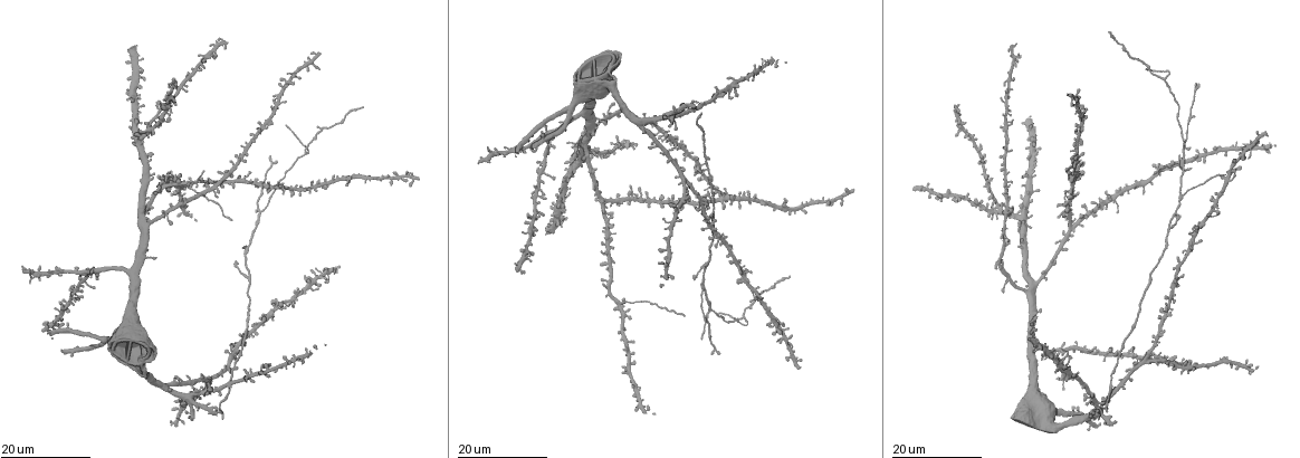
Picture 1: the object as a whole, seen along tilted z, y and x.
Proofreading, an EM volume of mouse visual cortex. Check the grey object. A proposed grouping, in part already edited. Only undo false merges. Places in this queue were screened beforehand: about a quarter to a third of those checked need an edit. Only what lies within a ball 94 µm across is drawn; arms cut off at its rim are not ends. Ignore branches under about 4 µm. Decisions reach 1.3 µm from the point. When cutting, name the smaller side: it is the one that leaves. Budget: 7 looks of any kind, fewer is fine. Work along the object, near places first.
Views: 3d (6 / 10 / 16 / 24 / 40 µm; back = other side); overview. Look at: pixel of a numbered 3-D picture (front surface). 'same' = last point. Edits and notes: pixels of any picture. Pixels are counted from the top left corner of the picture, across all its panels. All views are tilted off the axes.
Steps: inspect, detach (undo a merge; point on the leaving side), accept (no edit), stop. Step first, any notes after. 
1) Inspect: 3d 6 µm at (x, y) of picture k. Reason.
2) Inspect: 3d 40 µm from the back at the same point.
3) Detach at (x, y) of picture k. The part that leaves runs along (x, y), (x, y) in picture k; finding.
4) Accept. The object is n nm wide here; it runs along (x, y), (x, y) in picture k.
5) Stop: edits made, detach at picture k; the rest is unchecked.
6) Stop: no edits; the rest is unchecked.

Inspect: 3d 16 µm at (1182, 196) of picture 1. Two arms in line, one across.

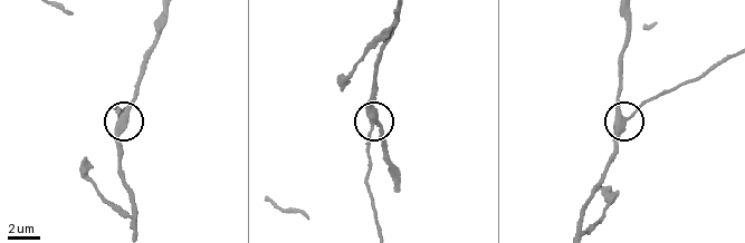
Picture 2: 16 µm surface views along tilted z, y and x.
Inspect: 3d 10 µm at (622, 117) of picture 2.

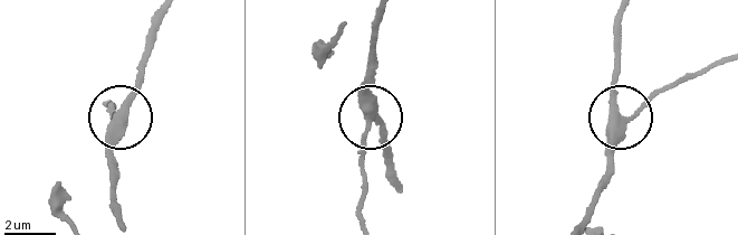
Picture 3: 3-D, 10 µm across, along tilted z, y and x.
Accept. The object is 350 nm wide here; it runs along (582, 219), (607, 165), (610, 130), (663, 86) in picture 3; all the same neuron.

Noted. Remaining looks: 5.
Inspect: 3d 16 µm at (709, 258) of picture 1. Three-way junction.

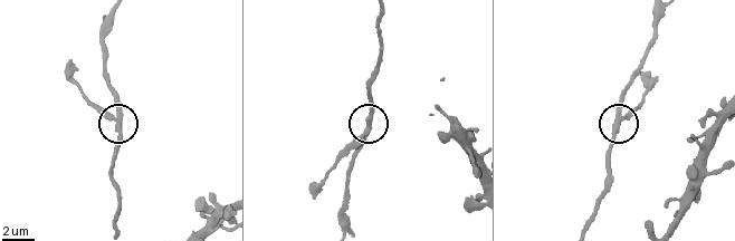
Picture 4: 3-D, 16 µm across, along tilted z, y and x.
Inspect: 3d 6 µm at (119, 118) of picture 4.

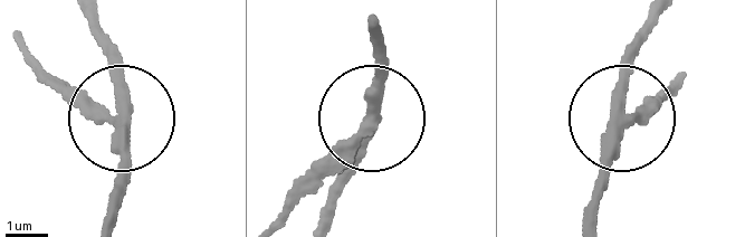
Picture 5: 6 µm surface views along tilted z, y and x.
Detach at (91, 112) of picture 5. 3 arms meet here; the part that leaves runs along (114, 129), (29, 51) in picture 5; two neurons meet here.

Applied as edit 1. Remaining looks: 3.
Inspect: 3d 24 µm at (1163, 78) of picture 1. A fork.

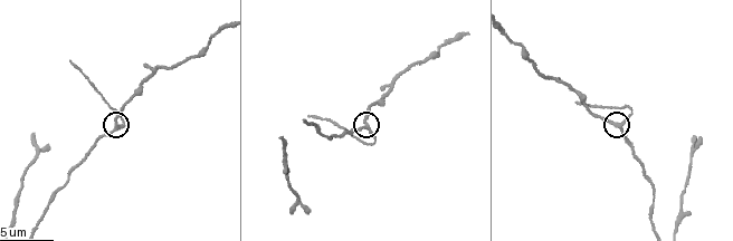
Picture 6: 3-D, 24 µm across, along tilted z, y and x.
Inspect: 3d 10 µm at (620, 124) of picture 6.

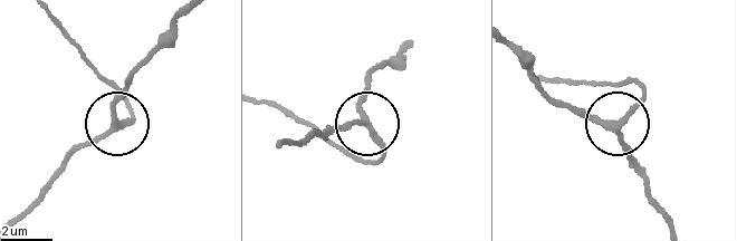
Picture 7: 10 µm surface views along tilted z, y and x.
Accept. The object is 210 nm wide here; continuous, no second neuron.

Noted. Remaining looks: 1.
Stop: edits made, detach at picture 5; the rest is unchecked.

